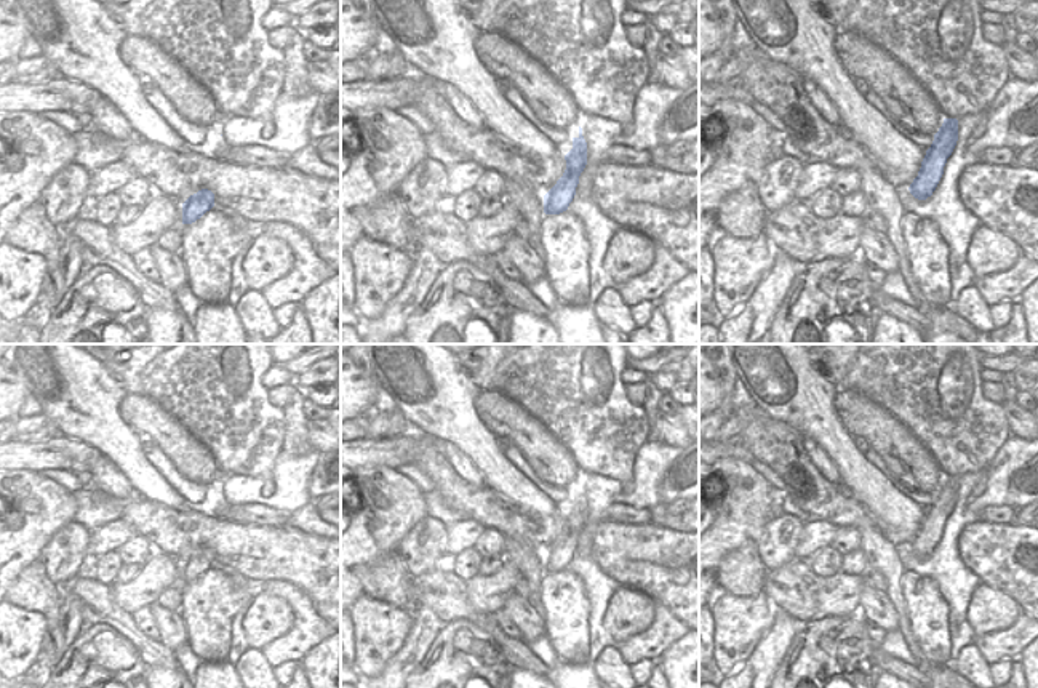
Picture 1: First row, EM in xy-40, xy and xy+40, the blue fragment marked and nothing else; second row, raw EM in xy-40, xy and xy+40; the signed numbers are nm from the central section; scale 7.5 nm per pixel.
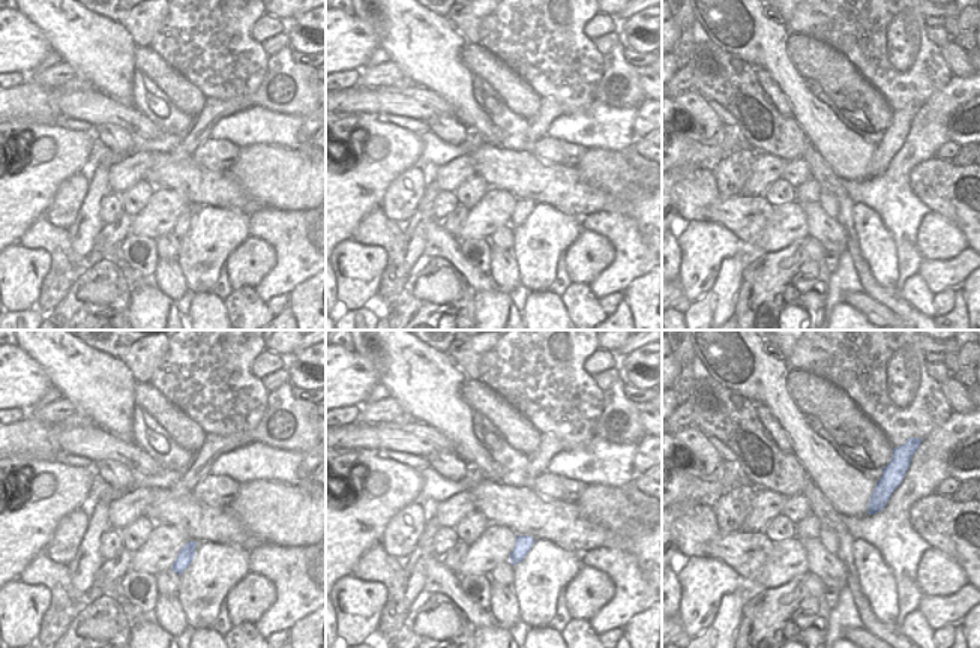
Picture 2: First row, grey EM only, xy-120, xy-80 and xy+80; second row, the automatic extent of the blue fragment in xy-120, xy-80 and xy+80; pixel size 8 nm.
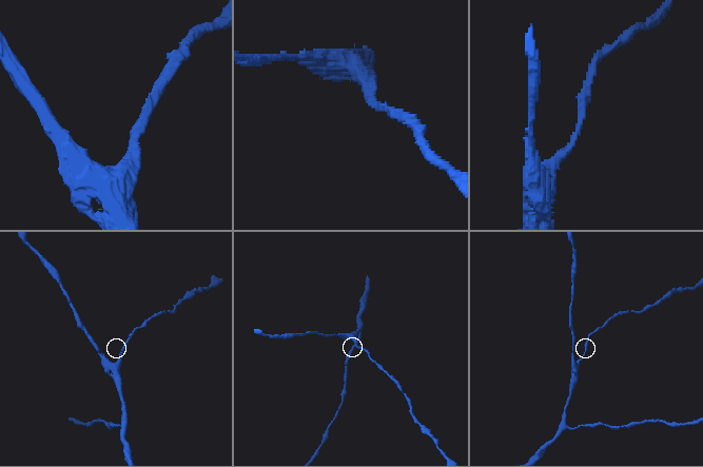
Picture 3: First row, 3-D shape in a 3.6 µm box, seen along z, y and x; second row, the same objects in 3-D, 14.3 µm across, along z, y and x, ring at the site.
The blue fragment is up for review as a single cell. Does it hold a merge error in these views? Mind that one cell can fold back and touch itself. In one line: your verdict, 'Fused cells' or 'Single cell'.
Single cell.

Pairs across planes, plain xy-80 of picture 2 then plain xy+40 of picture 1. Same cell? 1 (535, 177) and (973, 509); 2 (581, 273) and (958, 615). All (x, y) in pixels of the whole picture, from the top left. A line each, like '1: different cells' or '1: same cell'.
1: different cells
2: different cells

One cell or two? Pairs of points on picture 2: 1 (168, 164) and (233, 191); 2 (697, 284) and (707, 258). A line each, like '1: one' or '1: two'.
1: one
2: one

